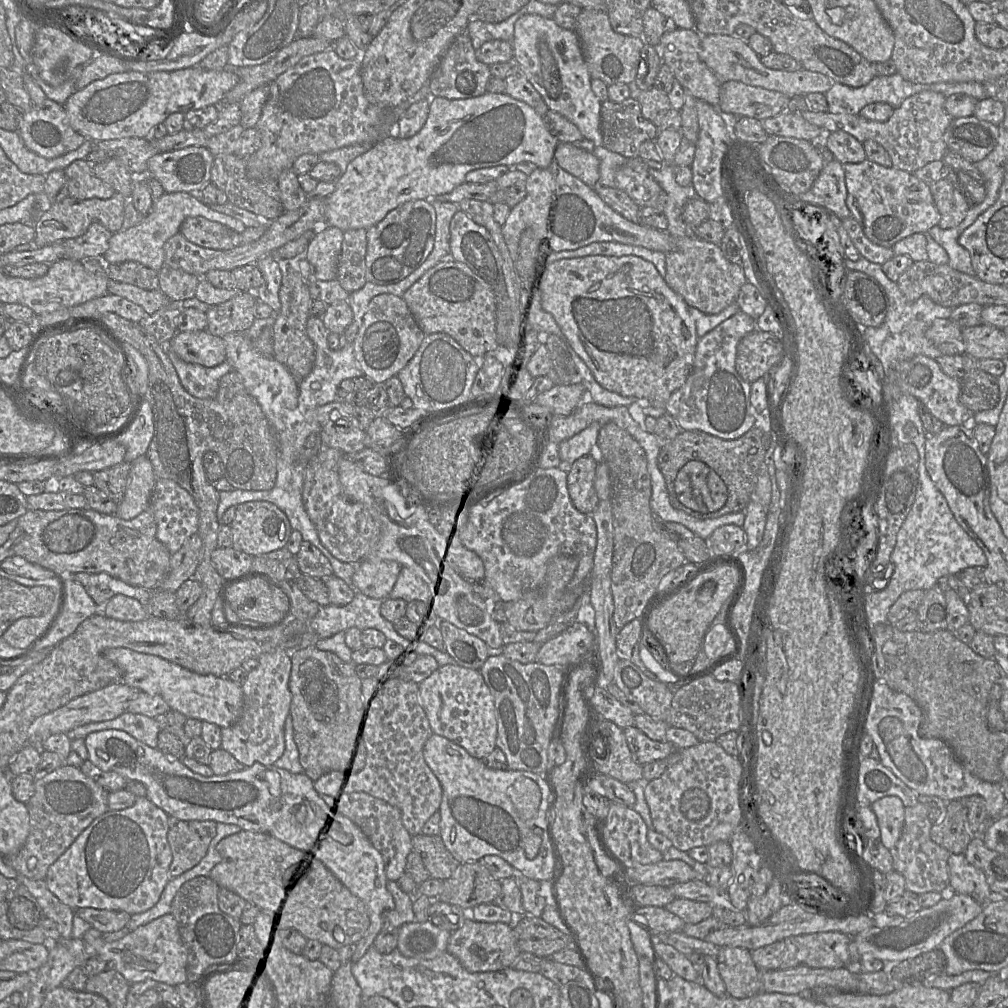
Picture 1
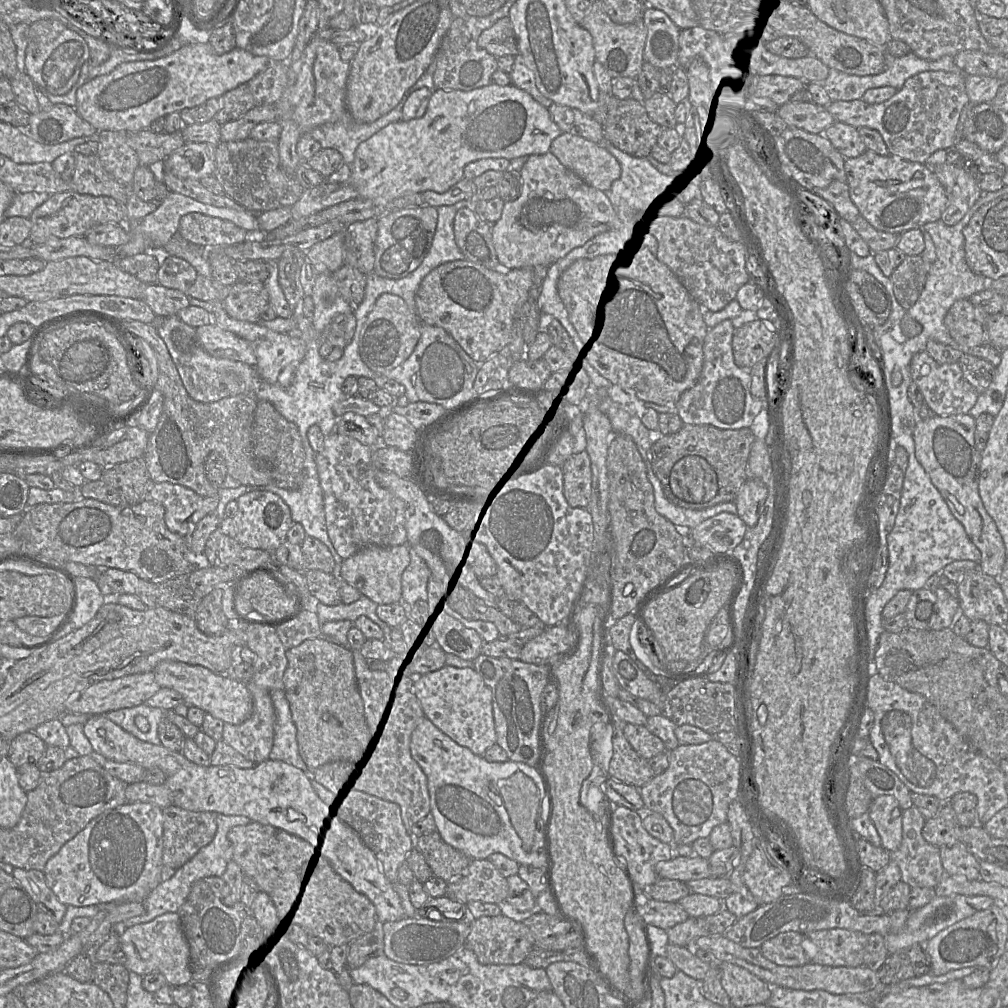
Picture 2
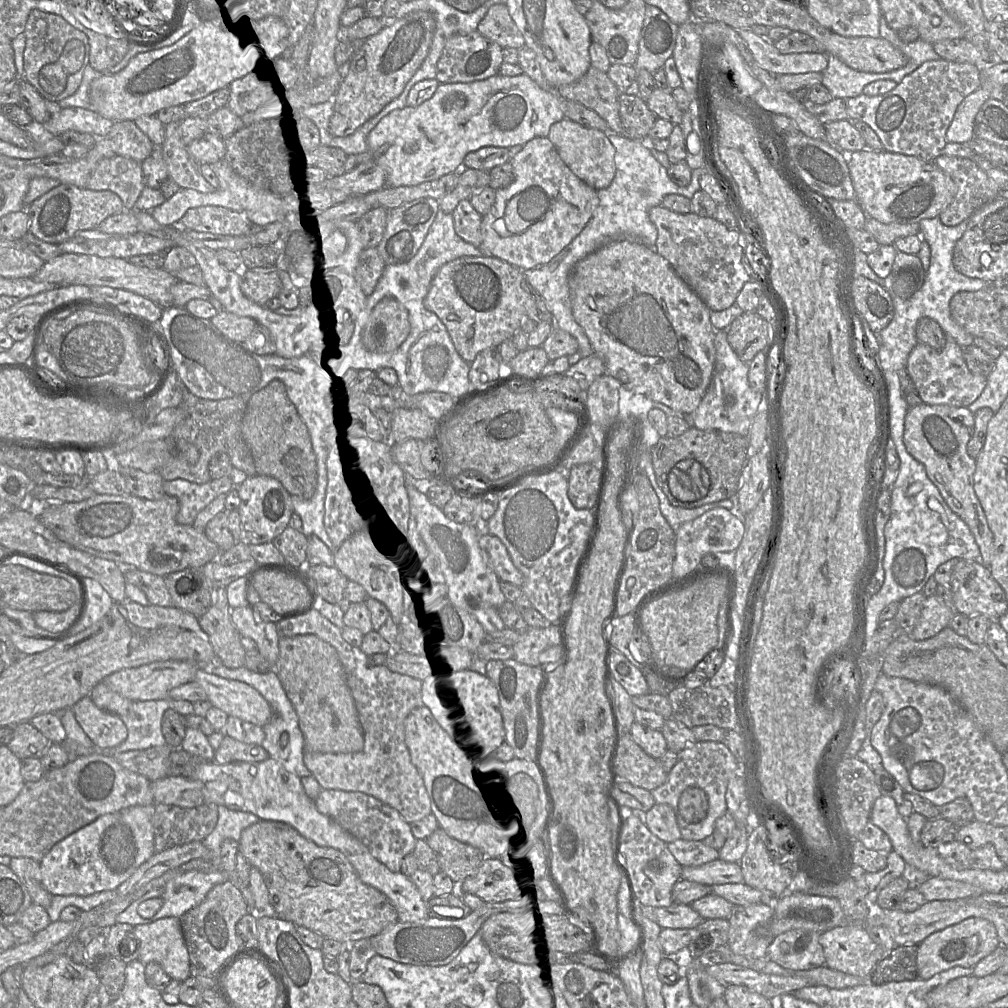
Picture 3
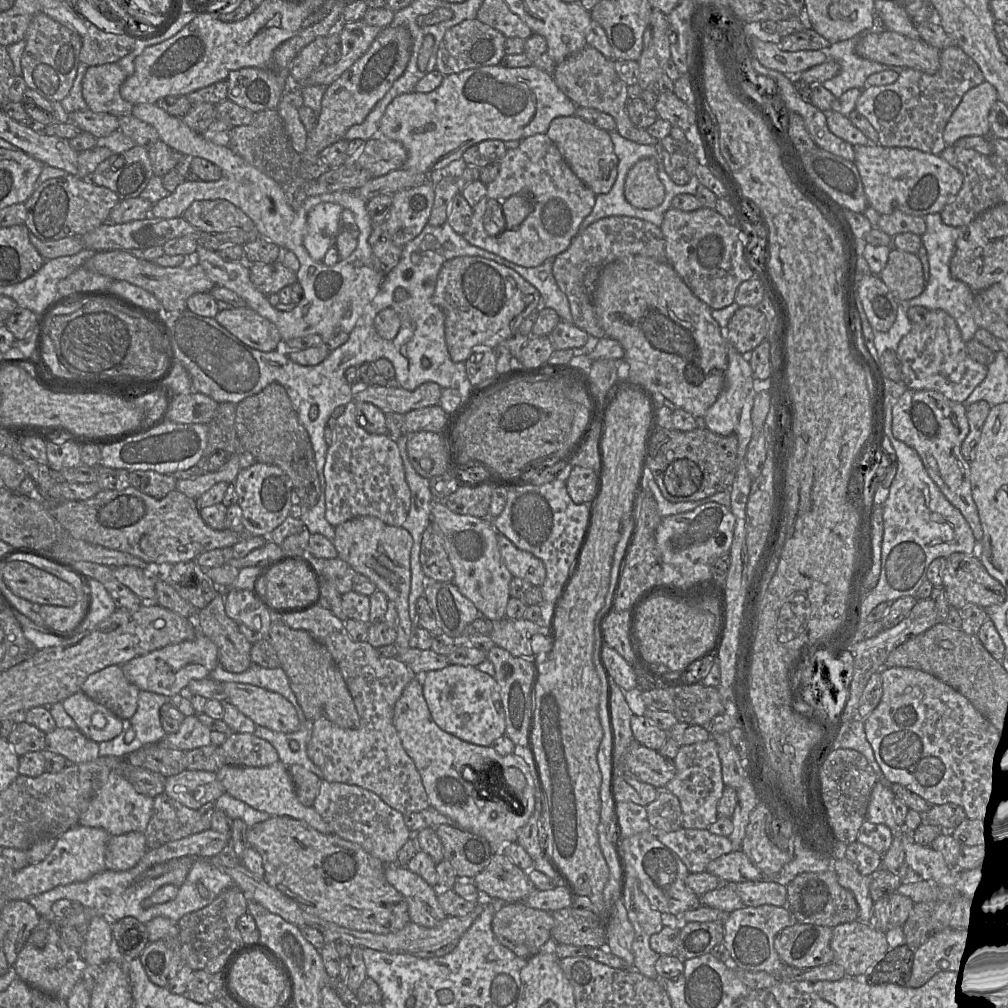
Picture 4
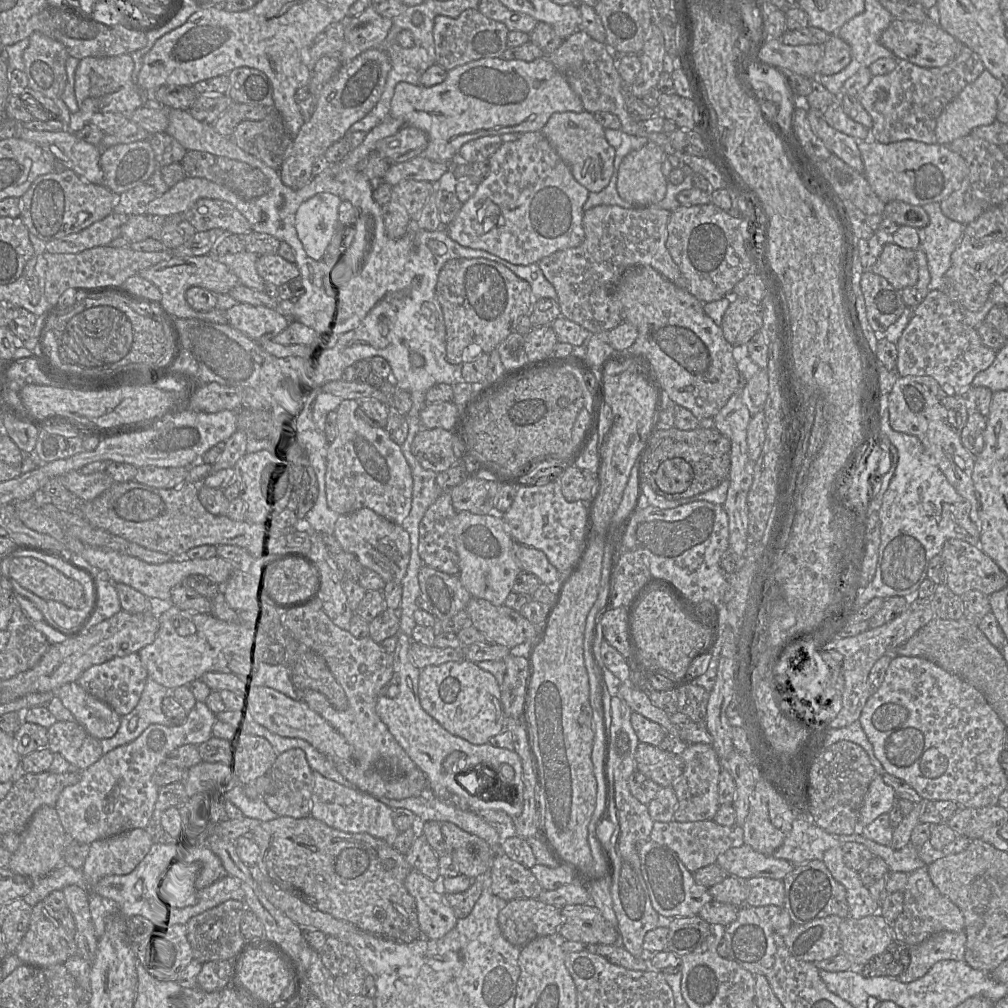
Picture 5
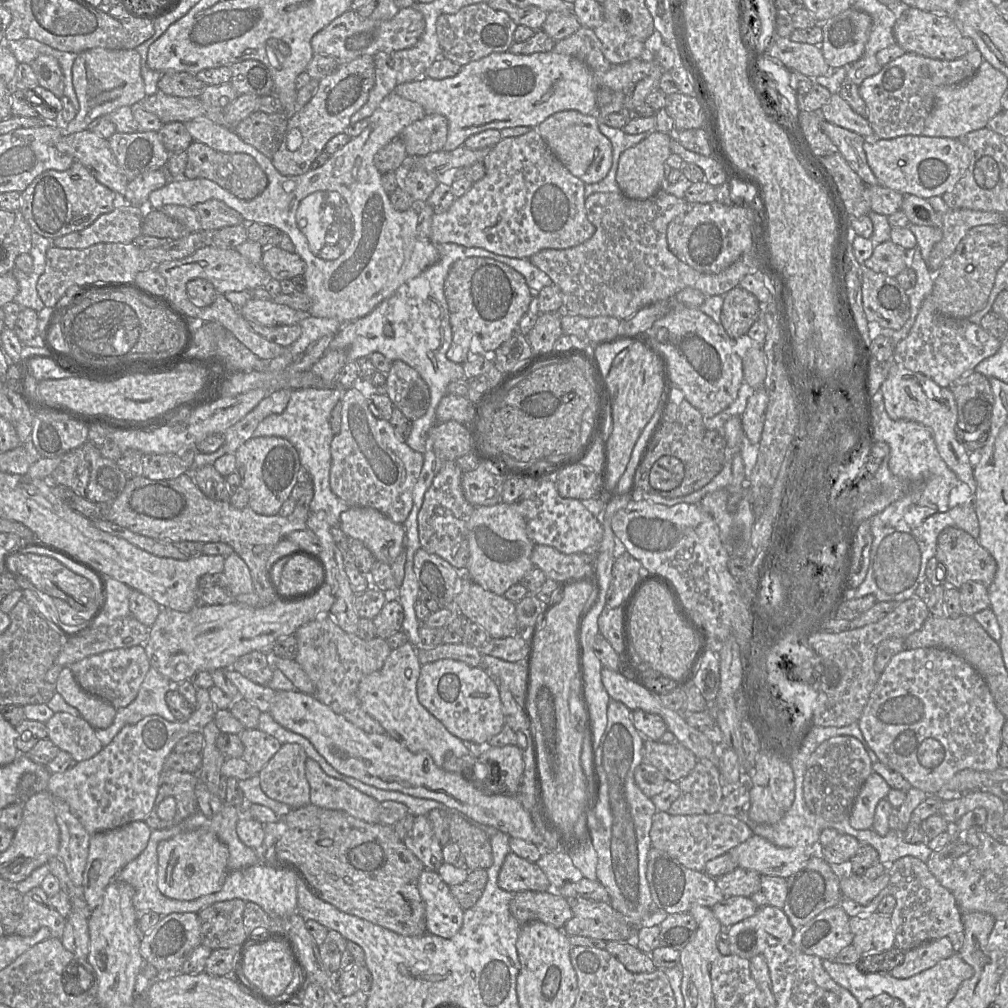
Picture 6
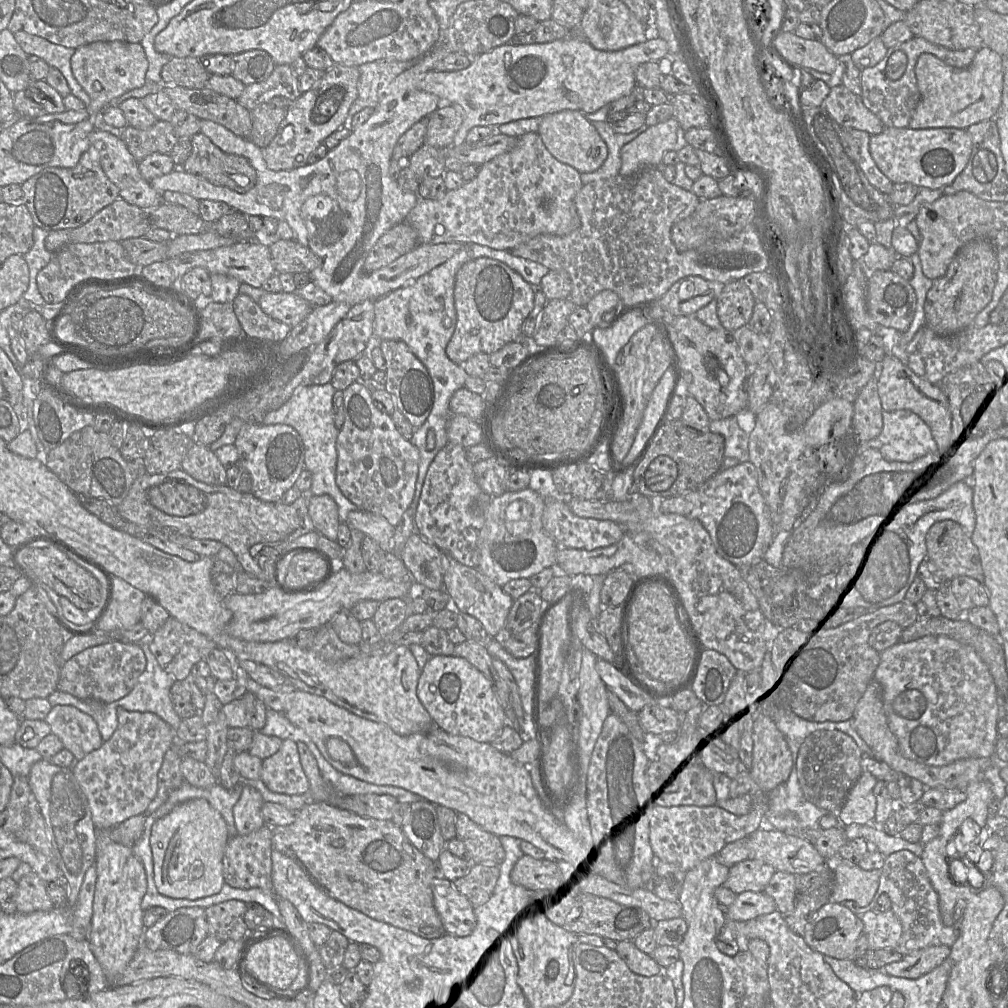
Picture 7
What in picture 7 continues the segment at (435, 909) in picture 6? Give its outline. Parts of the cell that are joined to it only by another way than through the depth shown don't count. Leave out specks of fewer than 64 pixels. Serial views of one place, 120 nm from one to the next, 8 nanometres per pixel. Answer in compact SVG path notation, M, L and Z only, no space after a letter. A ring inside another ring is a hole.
M439 873L432 880L431 891L446 934L458 937L469 935L476 924L474 908L469 900L456 890L452 881Z

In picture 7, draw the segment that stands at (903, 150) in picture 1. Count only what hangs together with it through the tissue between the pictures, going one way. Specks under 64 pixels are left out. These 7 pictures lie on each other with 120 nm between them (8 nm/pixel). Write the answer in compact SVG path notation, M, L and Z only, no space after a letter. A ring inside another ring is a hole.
M912 37L906 42L889 48L879 63L861 71L862 101L866 108L882 121L885 128L908 128L911 117L921 99L915 74L915 67L919 56L922 54L932 54L947 65L962 69L972 63L976 52L977 49L973 48L950 50L935 45L922 37Z

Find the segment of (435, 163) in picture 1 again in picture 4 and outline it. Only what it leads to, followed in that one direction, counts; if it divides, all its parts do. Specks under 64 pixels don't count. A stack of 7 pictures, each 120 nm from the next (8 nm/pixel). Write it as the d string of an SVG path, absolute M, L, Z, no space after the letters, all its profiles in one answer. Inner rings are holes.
M500 64L493 66L484 66L445 76L441 85L429 93L420 93L413 91L395 97L387 106L384 115L380 119L378 135L386 137L390 140L397 141L405 147L408 153L407 161L403 165L405 169L411 172L419 172L429 175L433 171L446 167L450 162L462 158L462 155L466 149L484 140L521 141L522 139L535 134L546 134L550 123L554 118L560 116L572 116L575 114L576 107L577 106L558 88L553 79L553 76L547 74L535 66L519 68L507 68L501 66Z

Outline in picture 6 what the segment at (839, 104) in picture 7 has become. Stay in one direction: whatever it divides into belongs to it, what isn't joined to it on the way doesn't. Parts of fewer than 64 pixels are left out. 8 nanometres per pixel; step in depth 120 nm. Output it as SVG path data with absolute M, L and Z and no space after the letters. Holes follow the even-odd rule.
M839 93L831 95L829 101L820 109L820 116L832 124L853 131L863 137L875 135L867 118L854 112Z

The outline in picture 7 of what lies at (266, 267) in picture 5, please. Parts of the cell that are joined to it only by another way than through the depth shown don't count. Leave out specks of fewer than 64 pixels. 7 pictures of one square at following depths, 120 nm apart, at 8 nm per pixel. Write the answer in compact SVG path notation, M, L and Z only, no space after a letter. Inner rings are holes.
M279 239L269 249L276 274L310 273L319 265L319 258L312 250L295 239Z

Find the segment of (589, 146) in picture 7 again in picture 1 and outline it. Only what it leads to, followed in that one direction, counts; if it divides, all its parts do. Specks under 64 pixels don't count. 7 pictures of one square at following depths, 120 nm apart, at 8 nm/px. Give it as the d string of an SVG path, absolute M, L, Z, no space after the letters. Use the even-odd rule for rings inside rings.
M559 142L554 160L573 176L593 187L598 184L599 159L592 153L575 146L573 143Z

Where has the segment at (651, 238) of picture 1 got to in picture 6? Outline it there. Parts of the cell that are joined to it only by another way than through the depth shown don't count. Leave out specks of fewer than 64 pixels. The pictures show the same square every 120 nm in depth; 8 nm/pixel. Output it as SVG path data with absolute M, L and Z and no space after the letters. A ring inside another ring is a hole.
M531 129L529 132L521 136L502 138L494 147L491 148L488 156L483 161L486 168L484 177L474 182L464 195L457 197L446 212L434 213L430 235L430 240L433 243L436 245L442 243L455 243L465 247L483 248L487 251L511 258L529 259L533 254L540 250L571 248L587 241L593 236L595 227L590 223L585 213L585 183L572 175L569 170L561 164L559 159L551 152L536 129Z

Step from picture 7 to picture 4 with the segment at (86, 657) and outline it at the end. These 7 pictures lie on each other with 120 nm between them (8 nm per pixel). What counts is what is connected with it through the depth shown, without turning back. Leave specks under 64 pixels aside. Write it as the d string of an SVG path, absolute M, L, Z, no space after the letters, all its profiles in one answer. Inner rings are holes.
M122 665L108 666L89 675L81 690L120 719L130 719L137 710L140 689L127 680Z

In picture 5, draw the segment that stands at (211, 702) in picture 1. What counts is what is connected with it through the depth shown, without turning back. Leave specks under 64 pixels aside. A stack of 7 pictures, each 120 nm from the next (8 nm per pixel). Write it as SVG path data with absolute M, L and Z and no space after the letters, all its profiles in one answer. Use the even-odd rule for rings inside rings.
M269 687L249 688L249 712L272 732L283 737L301 738L327 758L347 759L352 756L346 739L302 699L292 699Z

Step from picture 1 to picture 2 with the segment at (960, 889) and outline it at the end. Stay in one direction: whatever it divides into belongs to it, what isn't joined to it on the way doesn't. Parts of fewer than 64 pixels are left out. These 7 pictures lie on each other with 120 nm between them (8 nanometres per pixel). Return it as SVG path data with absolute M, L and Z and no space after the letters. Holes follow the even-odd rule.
M963 843L951 847L938 847L946 875L963 876L968 880L981 880L979 860Z

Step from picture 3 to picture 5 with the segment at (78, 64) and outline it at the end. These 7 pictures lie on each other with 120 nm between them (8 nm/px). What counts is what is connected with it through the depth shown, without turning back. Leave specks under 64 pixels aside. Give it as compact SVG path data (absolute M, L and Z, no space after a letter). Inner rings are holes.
M41 32L29 37L29 46L23 53L29 88L52 99L60 99L66 84L66 61L70 57L66 47Z

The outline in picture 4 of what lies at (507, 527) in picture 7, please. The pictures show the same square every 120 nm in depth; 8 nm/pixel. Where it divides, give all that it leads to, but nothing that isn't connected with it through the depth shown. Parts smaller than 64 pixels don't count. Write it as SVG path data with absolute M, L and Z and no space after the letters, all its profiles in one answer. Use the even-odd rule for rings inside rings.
M434 500L432 522L439 527L445 540L445 549L454 570L452 583L474 604L481 616L491 621L504 617L512 620L523 619L528 606L509 595L513 576L501 558L497 543L498 532L493 526L493 520L456 514L443 501Z

